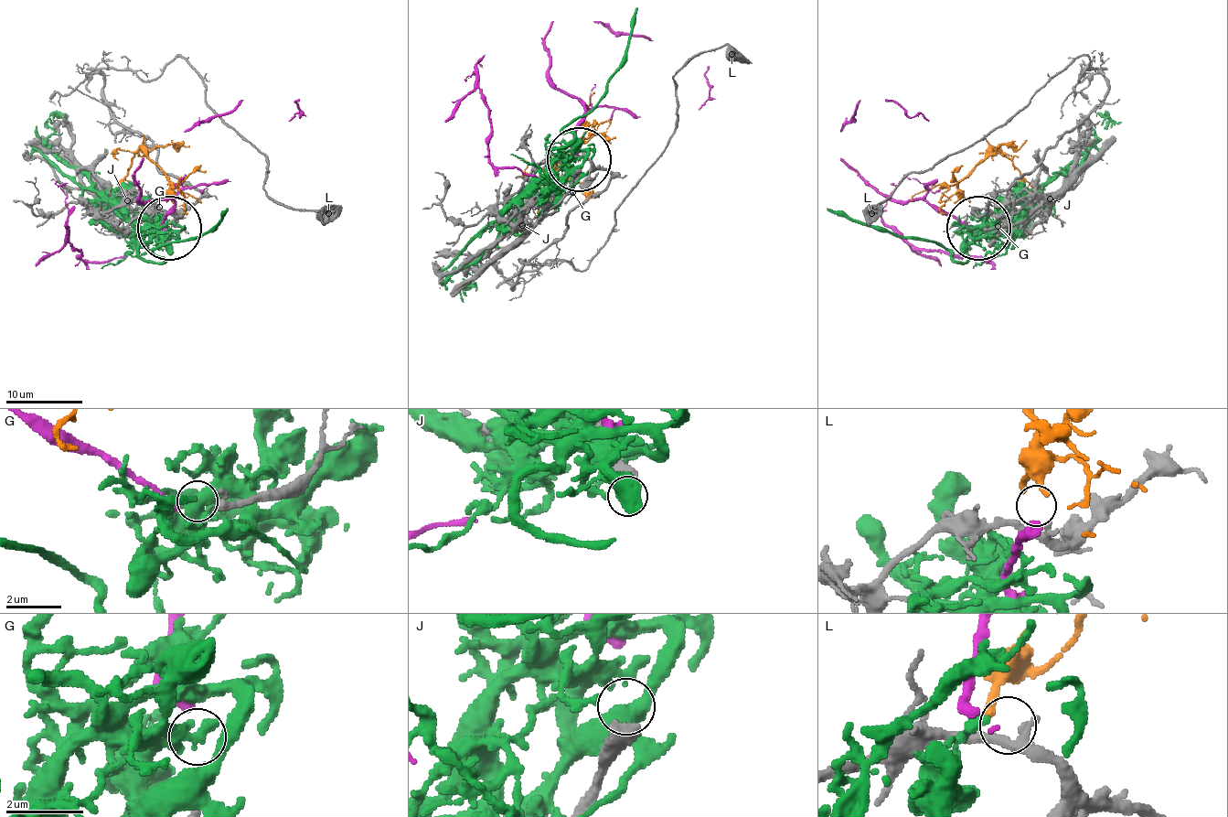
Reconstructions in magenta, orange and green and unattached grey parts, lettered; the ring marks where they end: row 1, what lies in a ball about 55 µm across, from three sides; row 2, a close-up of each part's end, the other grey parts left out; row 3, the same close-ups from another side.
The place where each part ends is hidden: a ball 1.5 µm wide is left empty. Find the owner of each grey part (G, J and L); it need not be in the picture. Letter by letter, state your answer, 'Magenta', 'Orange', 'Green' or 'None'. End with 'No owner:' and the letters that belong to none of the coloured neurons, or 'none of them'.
G: Magenta
J: None
L: Orange
No owner: J

